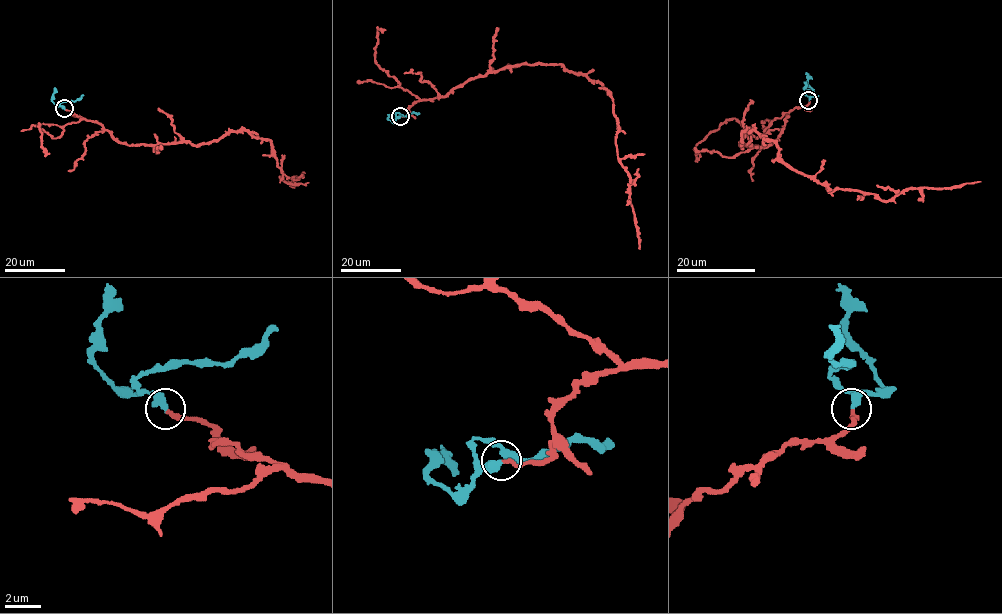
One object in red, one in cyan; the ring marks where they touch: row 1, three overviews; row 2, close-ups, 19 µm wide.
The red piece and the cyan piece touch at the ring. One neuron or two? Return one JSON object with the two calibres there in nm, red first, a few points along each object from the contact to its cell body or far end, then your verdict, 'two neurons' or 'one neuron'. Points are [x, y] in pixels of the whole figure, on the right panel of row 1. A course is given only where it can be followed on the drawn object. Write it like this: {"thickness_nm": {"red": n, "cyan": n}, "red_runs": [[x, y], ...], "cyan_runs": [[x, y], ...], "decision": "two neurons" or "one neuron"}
{"thickness_nm": {"red": 240, "cyan": 440}, "red_runs": [[809, 100], [767, 146], [741, 145], [754, 128], [828, 191], [880, 199], [981, 181]], "cyan_runs": [[809, 100], [804, 92], [808, 90], [804, 81]], "decision": "one neuron"}

